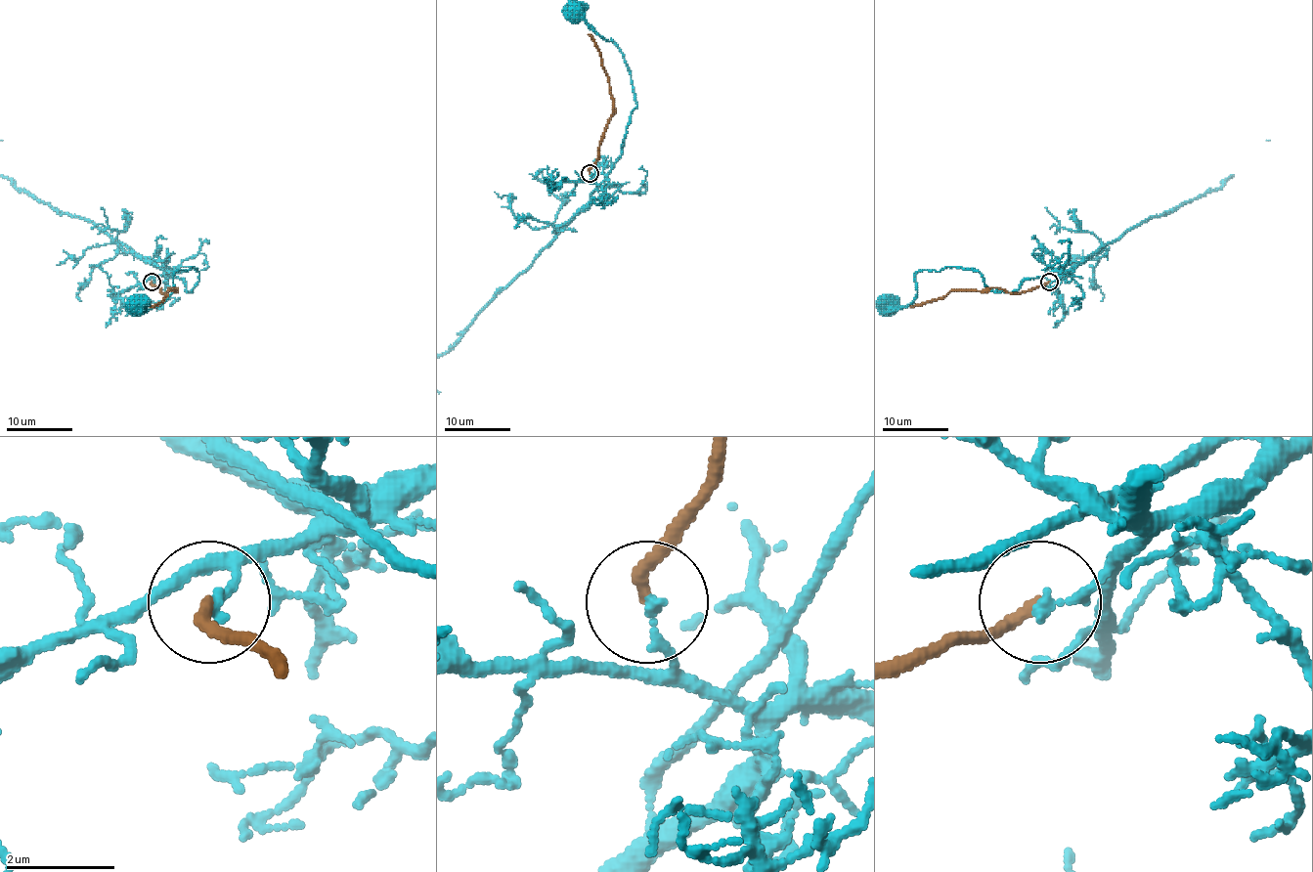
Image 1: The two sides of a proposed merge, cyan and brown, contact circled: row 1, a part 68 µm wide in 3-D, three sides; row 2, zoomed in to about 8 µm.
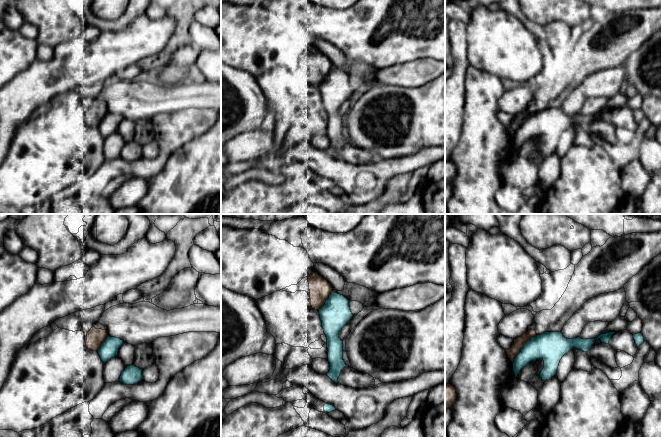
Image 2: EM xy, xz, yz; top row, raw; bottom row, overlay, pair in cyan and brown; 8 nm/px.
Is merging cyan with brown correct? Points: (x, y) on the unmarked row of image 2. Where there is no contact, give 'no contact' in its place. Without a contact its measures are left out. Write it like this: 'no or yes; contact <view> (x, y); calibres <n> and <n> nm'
no; contact yz (523, 123); calibres 240 and 90 nm

